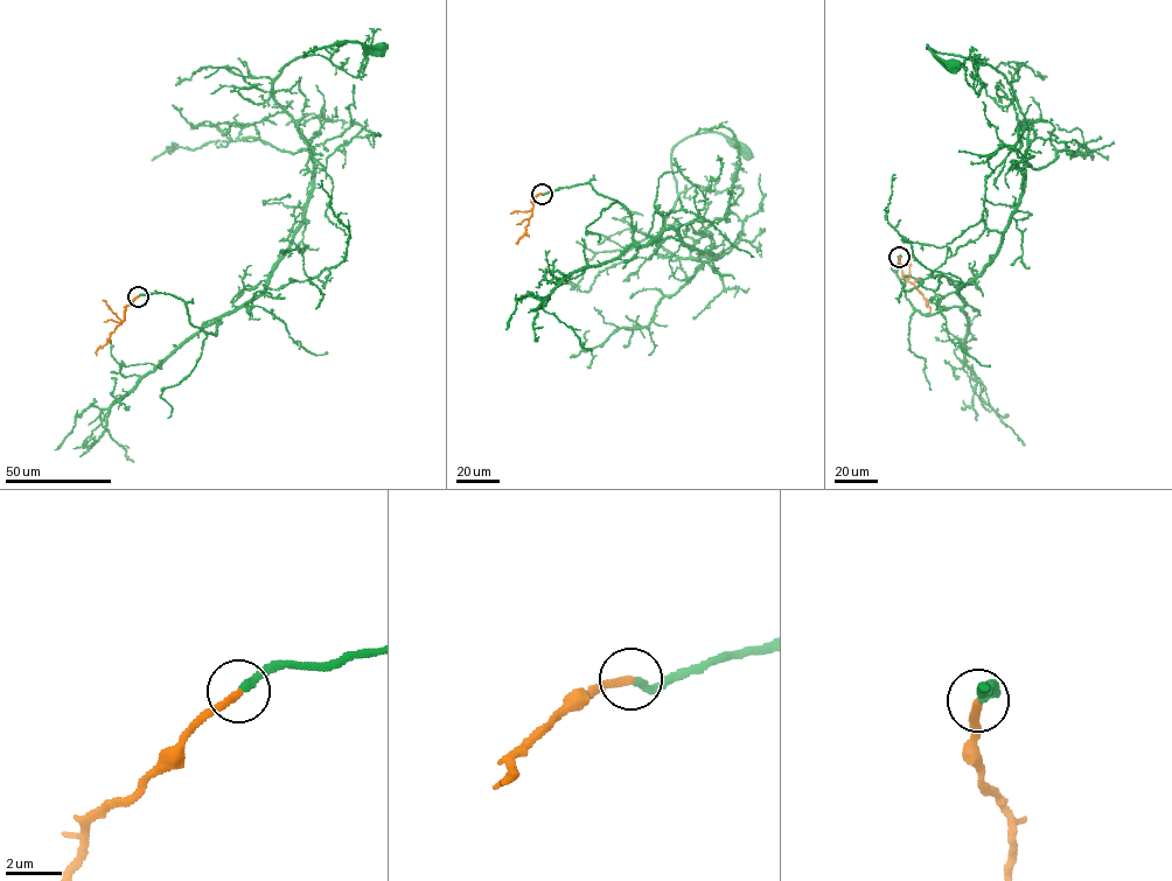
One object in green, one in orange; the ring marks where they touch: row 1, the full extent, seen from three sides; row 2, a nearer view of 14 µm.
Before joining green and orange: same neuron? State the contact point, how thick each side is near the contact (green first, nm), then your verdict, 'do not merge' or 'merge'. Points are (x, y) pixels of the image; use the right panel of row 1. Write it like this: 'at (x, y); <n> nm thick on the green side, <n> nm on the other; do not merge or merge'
at (899, 257); 280 nm thick on the green side, 280 nm on the other; merge

